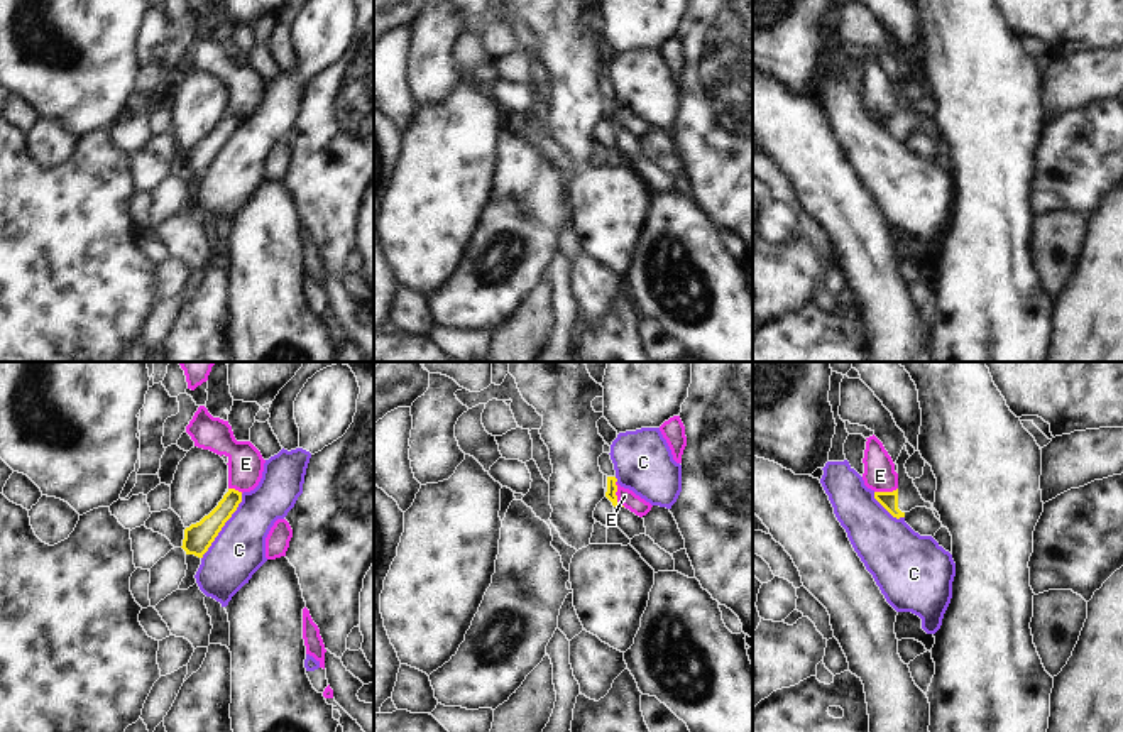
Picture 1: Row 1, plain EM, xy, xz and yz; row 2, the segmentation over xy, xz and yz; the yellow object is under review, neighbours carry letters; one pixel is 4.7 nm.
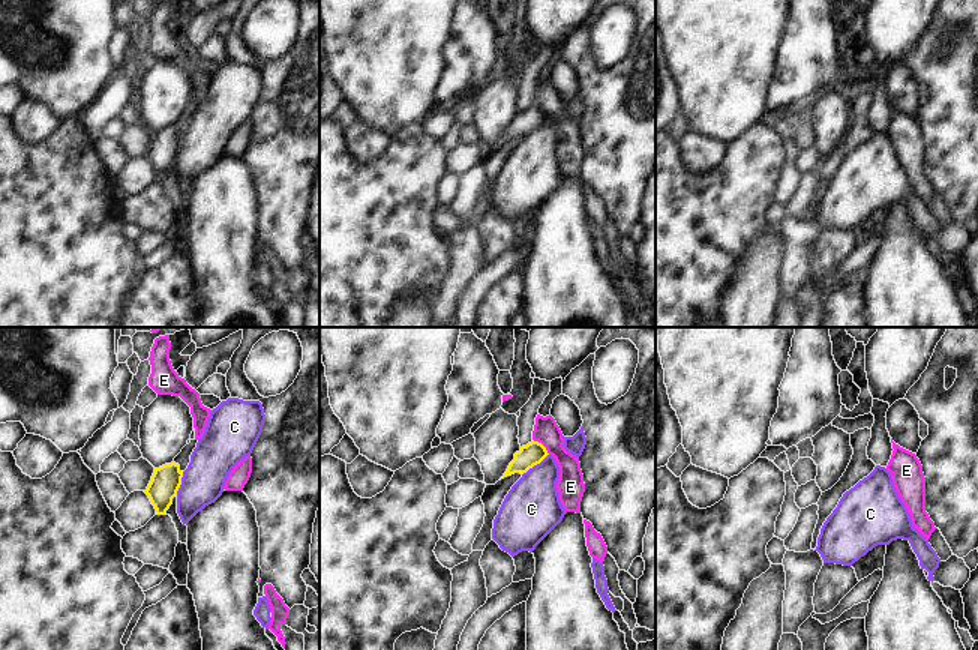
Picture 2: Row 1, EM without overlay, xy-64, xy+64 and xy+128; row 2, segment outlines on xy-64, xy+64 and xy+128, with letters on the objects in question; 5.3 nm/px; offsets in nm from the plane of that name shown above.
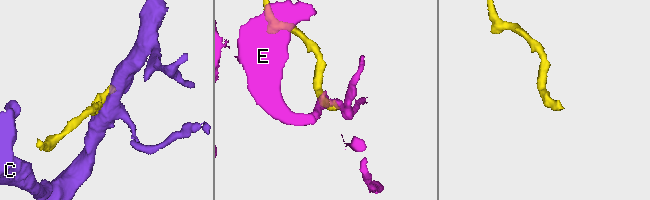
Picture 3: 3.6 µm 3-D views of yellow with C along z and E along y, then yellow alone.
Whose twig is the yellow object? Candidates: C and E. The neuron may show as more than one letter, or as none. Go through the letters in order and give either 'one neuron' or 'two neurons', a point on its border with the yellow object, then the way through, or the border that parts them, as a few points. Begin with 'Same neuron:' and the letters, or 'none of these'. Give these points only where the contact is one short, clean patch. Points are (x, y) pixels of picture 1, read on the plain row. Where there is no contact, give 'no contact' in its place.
Same neuron: none of these
C: two neurons; contact xy (224, 146); border xy (242, 115), (237, 131), (202, 180)
E: two neurons; contact xz (614, 115); border xz (616, 102), (616, 119), (624, 127)

